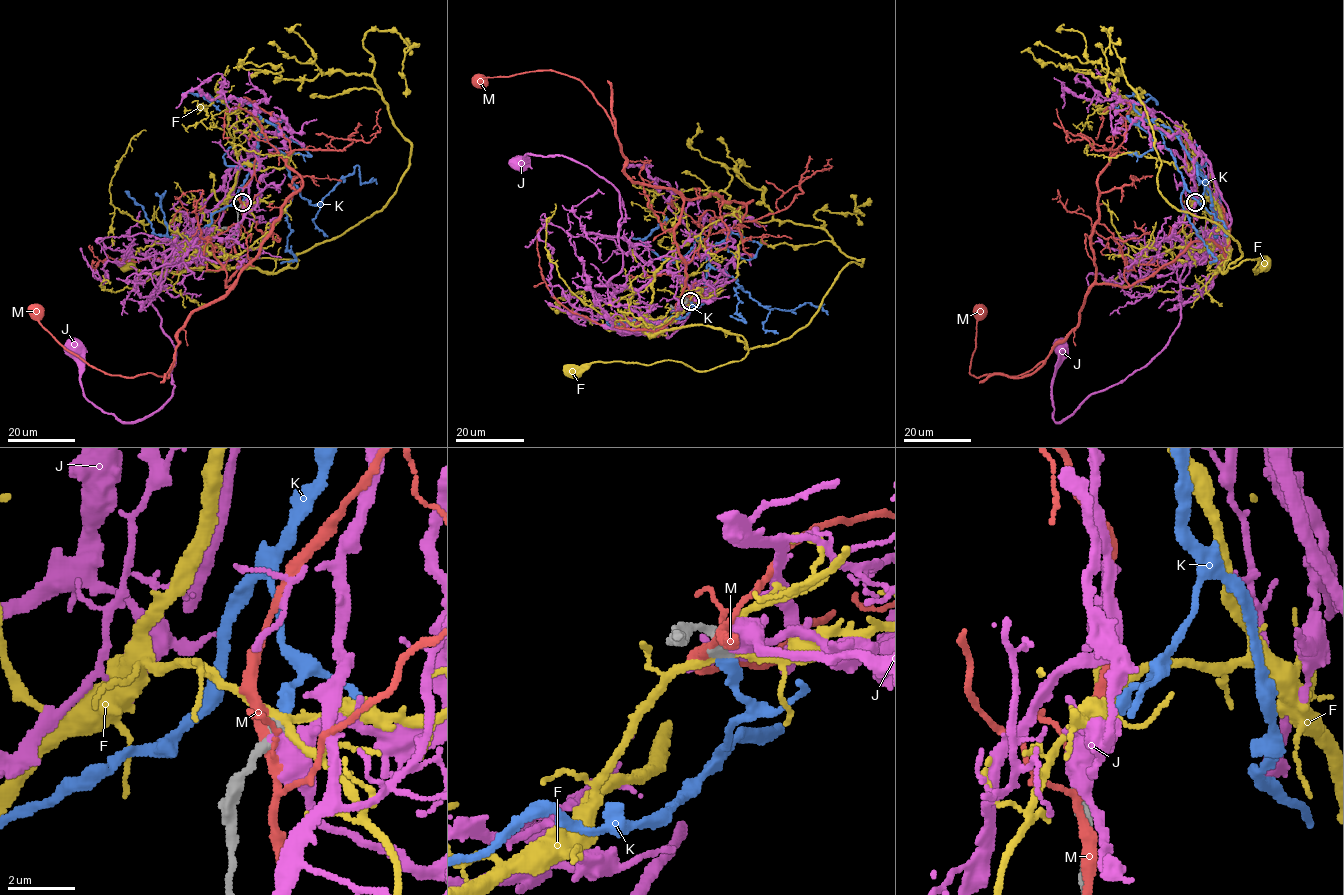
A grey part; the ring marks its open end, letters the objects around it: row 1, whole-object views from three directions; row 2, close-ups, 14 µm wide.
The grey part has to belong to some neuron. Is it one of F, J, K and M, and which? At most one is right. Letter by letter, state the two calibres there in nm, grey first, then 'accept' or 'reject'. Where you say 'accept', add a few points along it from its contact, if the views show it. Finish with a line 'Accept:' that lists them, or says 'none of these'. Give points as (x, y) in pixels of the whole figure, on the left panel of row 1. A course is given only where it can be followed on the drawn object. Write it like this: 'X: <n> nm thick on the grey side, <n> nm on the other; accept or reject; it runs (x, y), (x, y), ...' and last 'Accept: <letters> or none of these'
F: 440 nm thick on the grey side, 240 nm on the other; reject
J: 480 nm thick on the grey side, 480 nm on the other; reject
K: 440 nm thick on the grey side, 320 nm on the other; accept; it runs (241, 203), (260, 125), (311, 204), (356, 166), (359, 181), (376, 184)
M: 480 nm thick on the grey side, 240 nm on the other; reject
Accept: K

